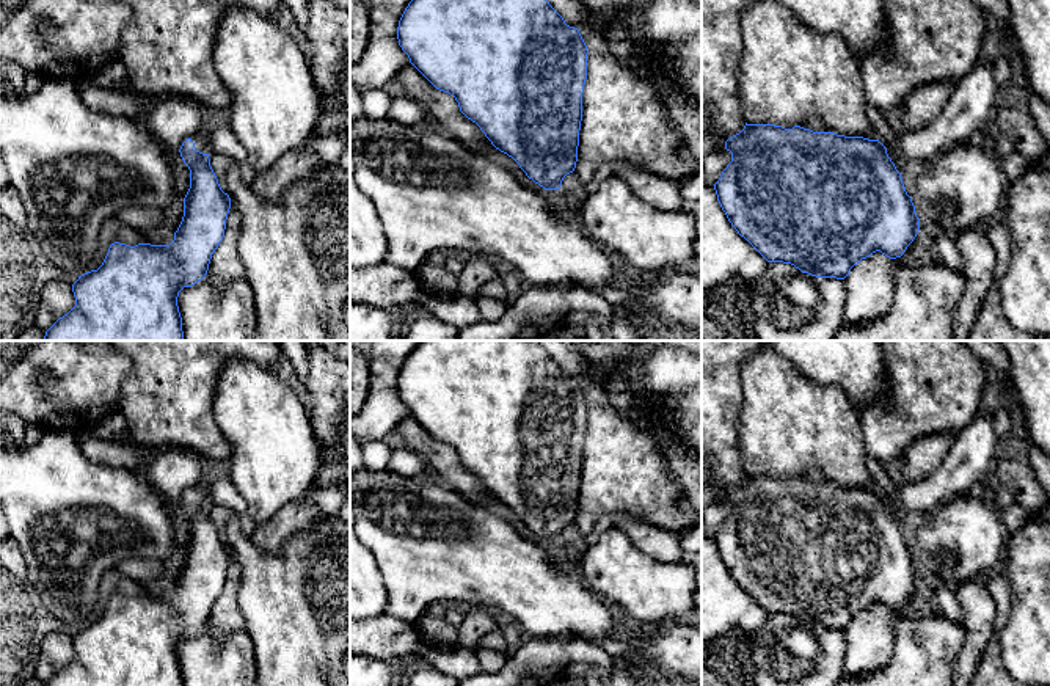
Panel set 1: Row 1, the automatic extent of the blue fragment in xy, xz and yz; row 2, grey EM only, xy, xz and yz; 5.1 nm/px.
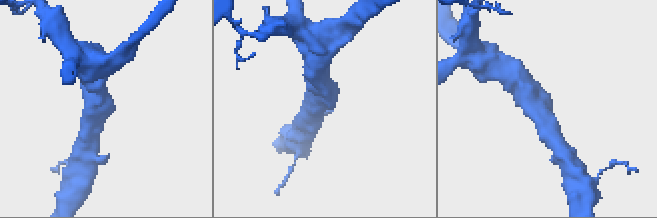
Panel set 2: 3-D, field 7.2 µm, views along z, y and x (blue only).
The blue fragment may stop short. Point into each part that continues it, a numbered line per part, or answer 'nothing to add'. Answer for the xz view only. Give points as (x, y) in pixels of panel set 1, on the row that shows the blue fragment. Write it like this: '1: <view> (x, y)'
1: xz (556, 197)

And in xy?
1: xy (201, 143)

